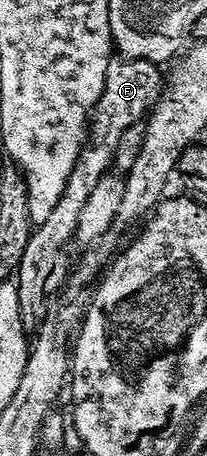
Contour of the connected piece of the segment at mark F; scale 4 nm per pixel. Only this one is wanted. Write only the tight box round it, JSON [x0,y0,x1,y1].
[17,56,165,331]

